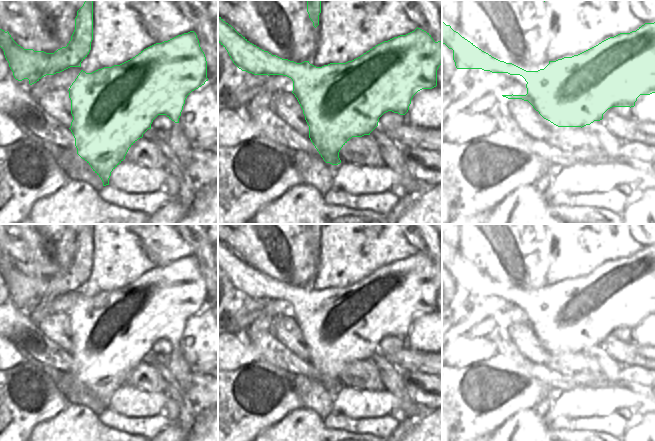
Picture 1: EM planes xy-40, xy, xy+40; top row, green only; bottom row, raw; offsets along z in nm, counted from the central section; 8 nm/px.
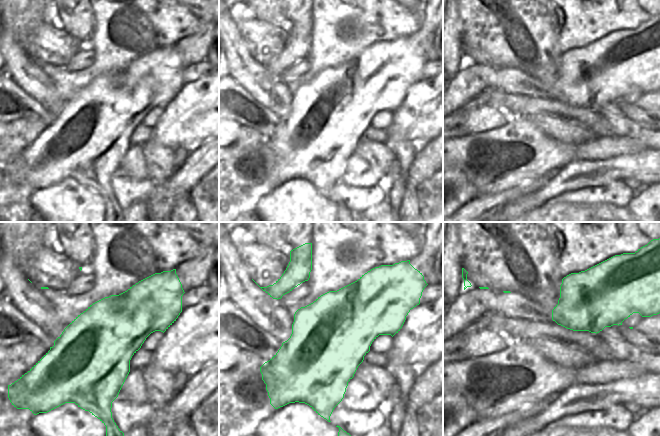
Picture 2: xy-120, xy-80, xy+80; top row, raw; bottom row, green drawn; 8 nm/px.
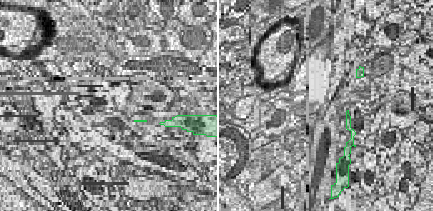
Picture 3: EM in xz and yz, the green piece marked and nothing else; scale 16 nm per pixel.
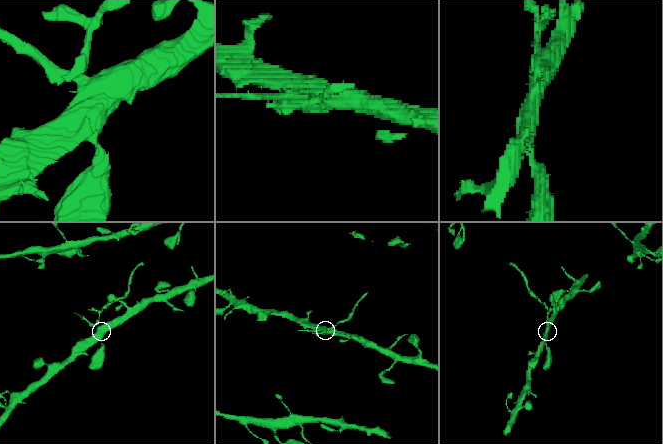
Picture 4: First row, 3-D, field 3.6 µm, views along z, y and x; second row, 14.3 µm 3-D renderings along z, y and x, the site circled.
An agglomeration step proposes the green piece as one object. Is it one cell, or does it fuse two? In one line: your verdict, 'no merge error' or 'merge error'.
merge error

